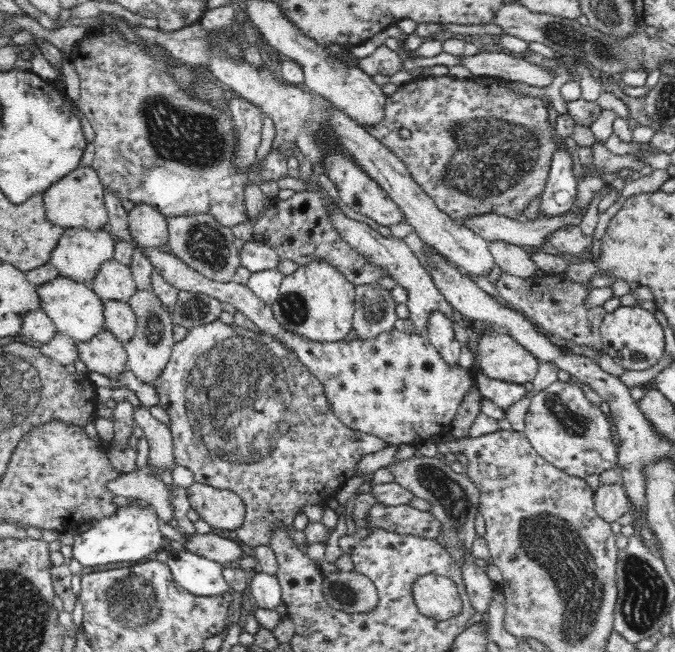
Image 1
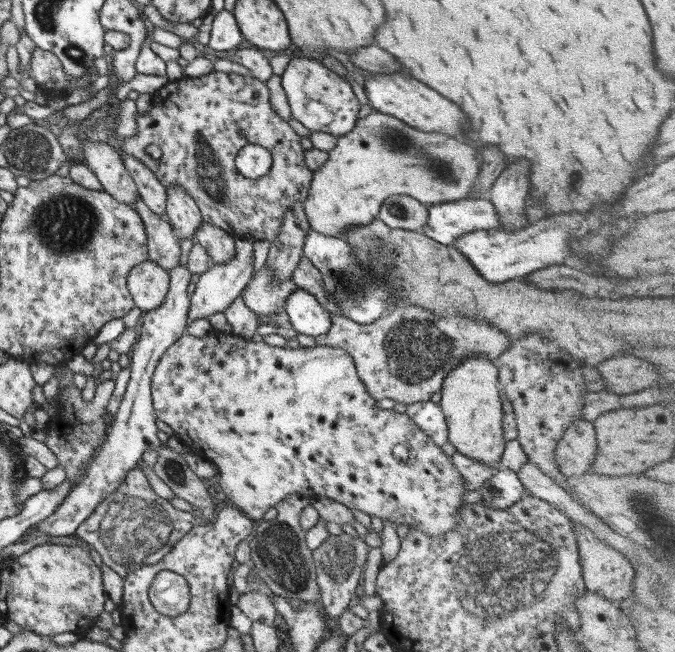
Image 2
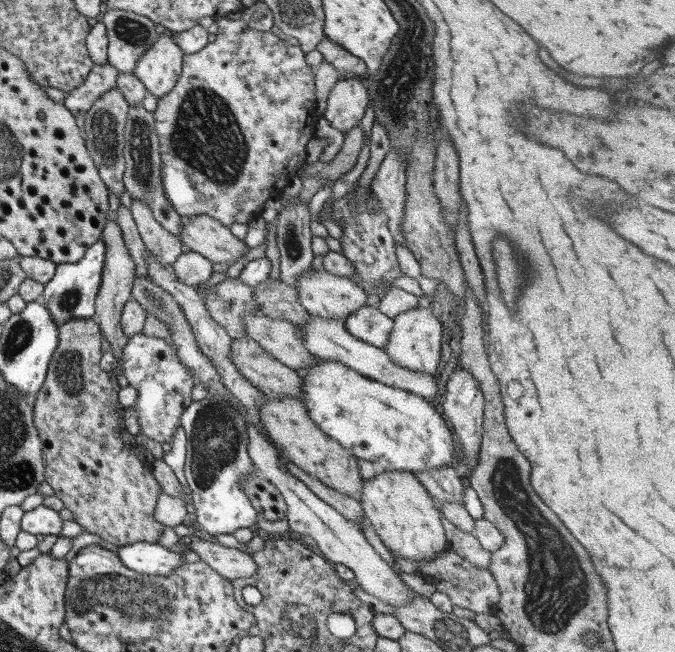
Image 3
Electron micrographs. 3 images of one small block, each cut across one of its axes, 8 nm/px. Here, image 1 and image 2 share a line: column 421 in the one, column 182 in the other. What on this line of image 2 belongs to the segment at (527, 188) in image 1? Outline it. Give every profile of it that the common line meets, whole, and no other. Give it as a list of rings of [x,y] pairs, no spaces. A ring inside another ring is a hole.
[[[211,71],[199,78],[182,77],[166,83],[153,93],[151,106],[143,115],[136,112],[137,134],[119,142],[123,153],[127,153],[151,169],[155,179],[166,189],[181,186],[193,197],[202,221],[217,225],[232,237],[245,237],[271,242],[279,232],[285,209],[293,201],[305,201],[312,172],[305,166],[300,136],[281,120],[269,103],[268,83],[260,82],[251,75],[237,76],[225,72]],[[155,144],[161,155],[154,160],[145,154],[145,148]],[[245,144],[263,146],[271,154],[271,166],[266,174],[251,180],[244,178],[234,165],[239,148]]]

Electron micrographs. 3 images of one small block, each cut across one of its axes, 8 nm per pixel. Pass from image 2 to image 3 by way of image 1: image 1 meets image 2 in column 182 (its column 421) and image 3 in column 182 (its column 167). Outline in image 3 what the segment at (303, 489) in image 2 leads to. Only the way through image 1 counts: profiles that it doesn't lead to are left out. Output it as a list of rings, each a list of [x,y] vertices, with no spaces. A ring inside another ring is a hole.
[[[184,250],[172,264],[173,273],[181,283],[199,286],[213,272],[213,263],[196,252]]]

